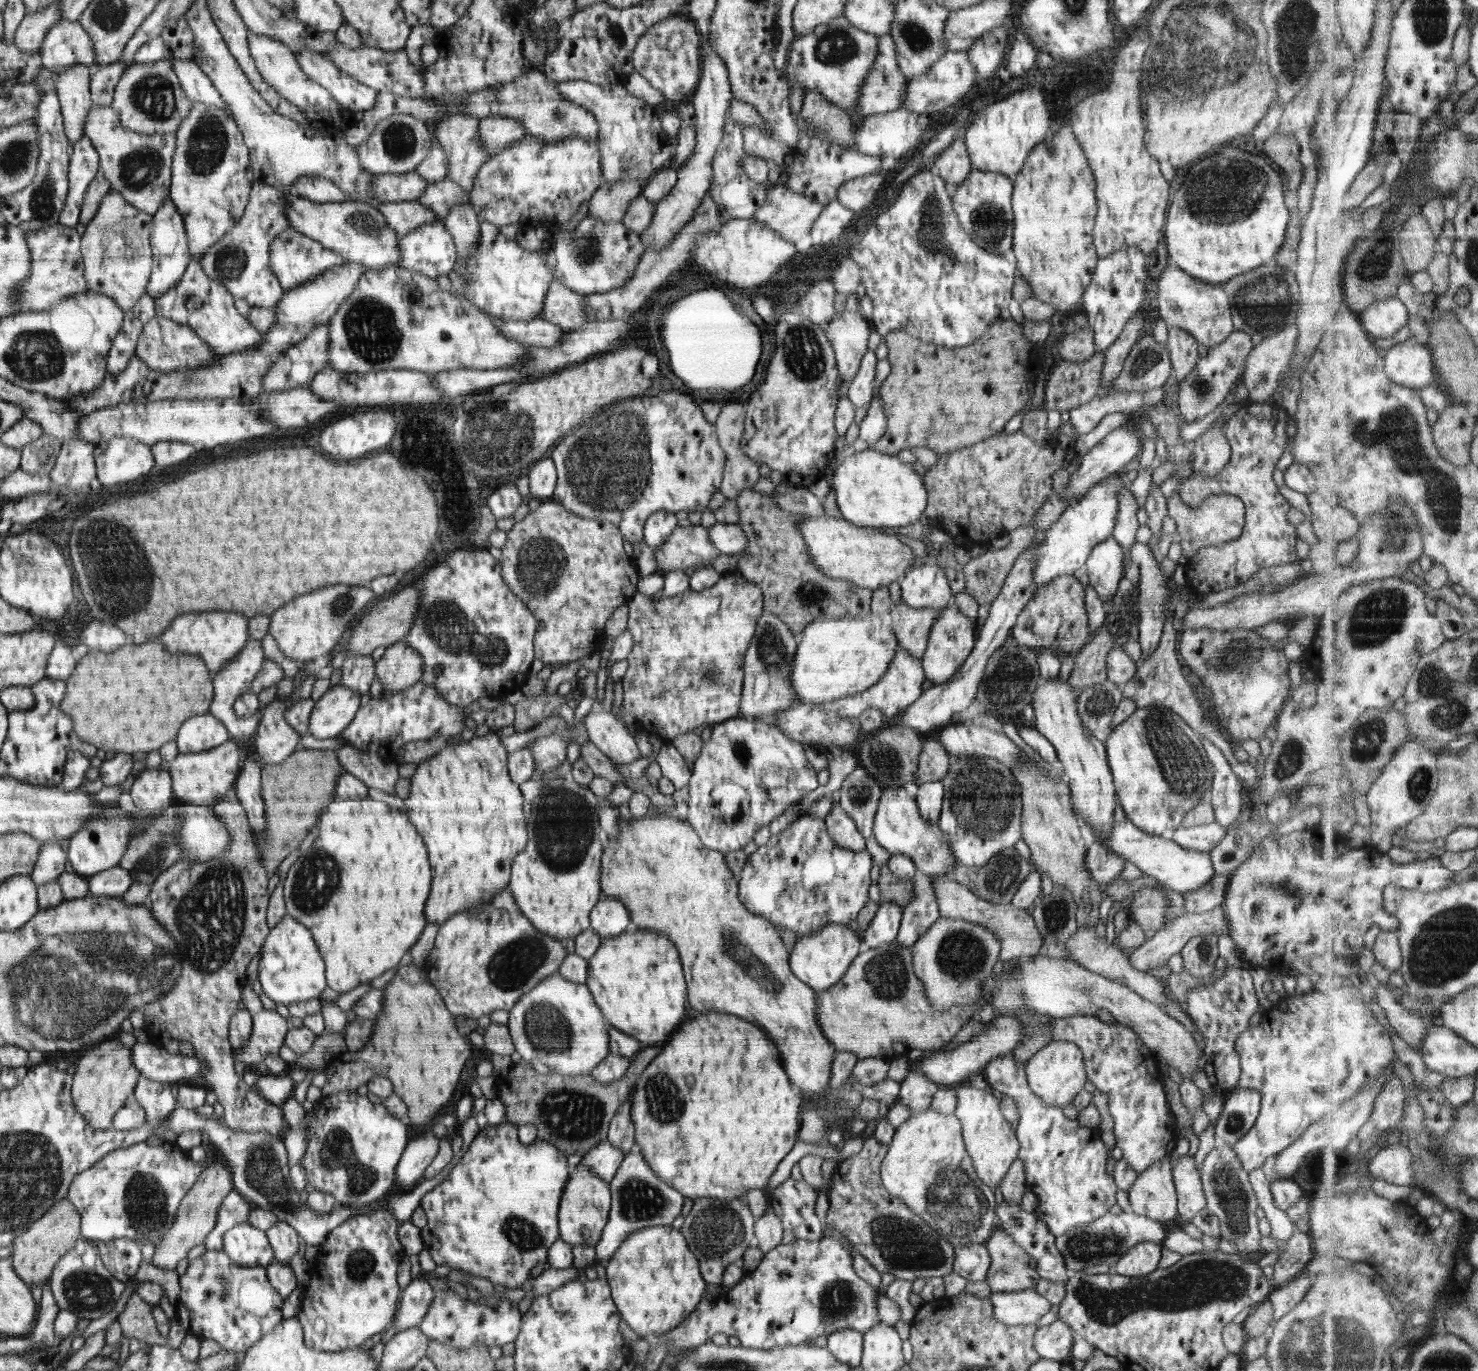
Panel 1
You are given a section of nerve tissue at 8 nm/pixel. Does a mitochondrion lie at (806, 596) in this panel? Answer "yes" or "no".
yes

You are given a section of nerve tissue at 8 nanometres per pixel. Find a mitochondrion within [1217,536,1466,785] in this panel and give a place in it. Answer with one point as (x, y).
(1380, 613)

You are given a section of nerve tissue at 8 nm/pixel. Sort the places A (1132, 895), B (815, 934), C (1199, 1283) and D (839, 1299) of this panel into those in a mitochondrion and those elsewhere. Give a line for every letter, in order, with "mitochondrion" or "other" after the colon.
A: other
B: other
C: mitochondrion
D: mitochondrion

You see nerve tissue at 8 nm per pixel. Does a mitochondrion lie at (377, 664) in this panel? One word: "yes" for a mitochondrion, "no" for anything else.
no

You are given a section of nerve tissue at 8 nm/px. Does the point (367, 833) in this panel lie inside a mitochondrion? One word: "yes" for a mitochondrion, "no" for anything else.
no

